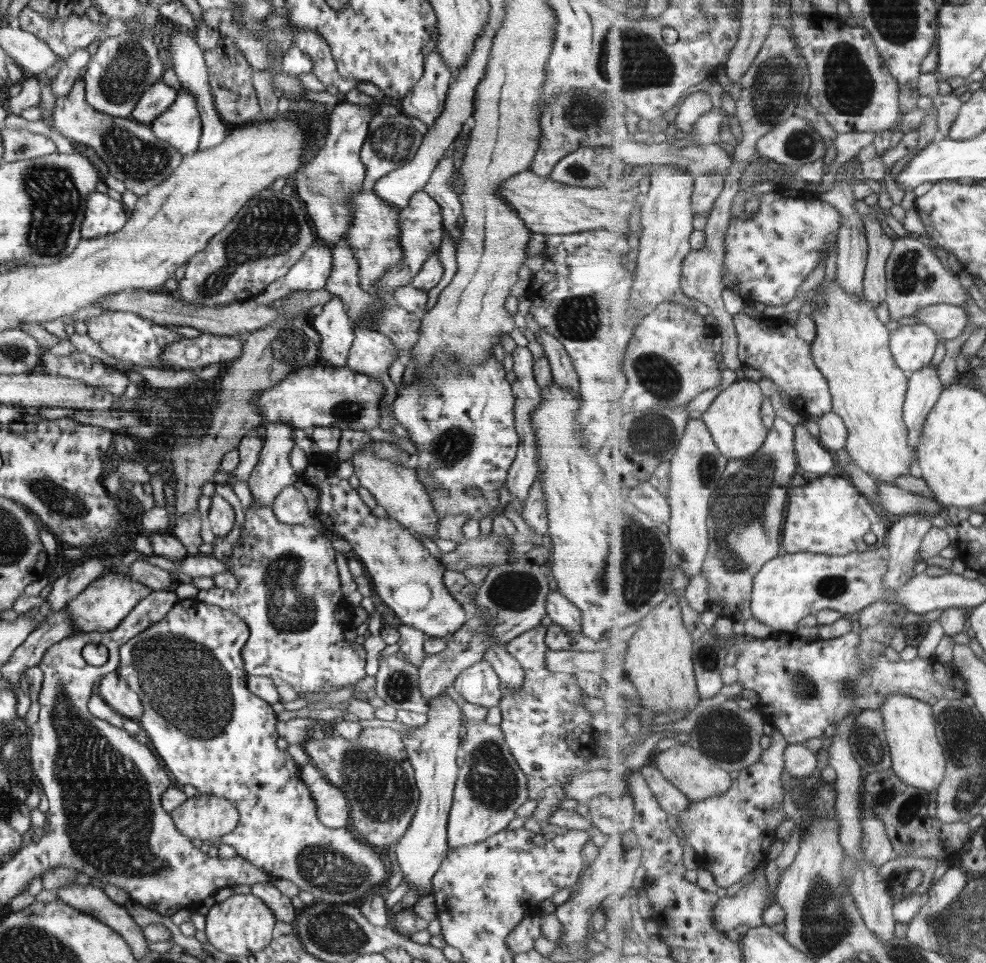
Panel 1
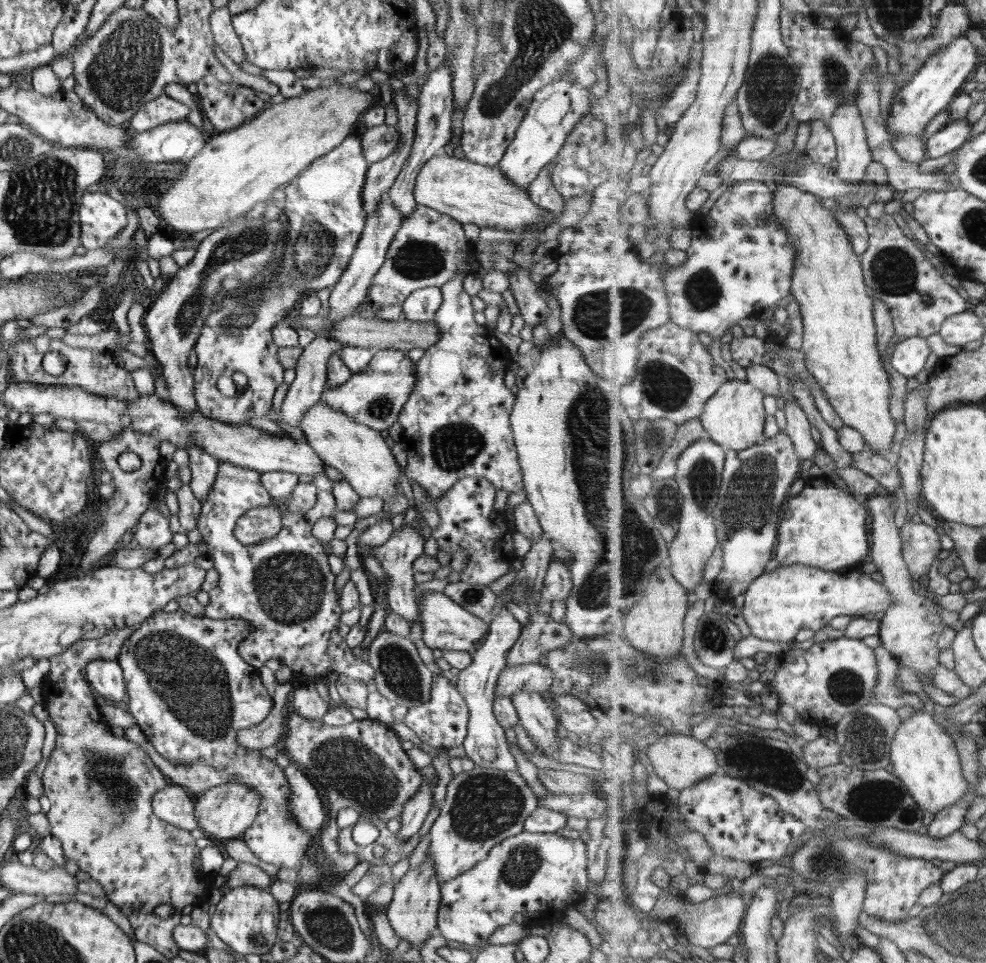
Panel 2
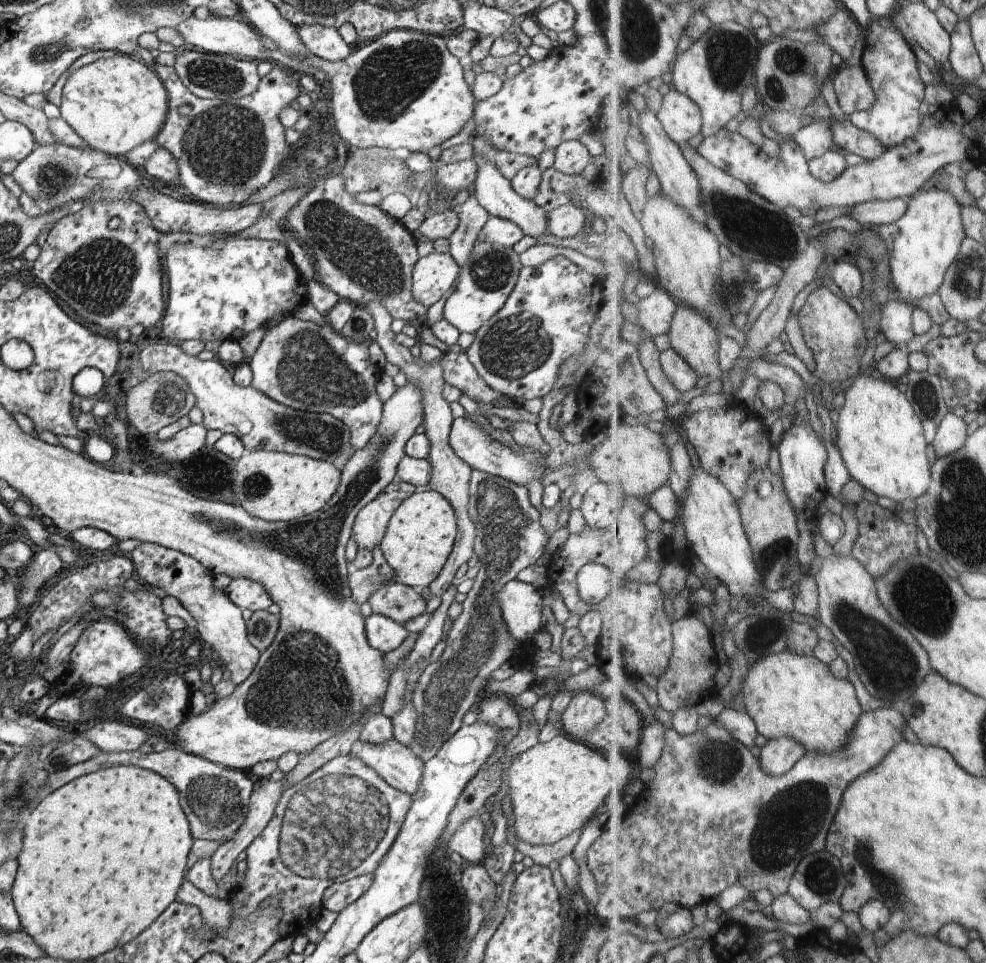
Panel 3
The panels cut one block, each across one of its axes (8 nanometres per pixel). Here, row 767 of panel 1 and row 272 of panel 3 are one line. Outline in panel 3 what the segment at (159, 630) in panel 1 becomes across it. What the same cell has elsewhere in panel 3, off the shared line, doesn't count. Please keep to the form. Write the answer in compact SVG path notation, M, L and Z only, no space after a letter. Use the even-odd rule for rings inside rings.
M236 238L216 240L202 247L199 245L177 245L162 255L162 265L168 274L170 300L162 316L162 332L170 340L199 339L206 343L213 339L226 341L239 340L244 335L259 327L267 326L270 318L278 312L286 316L294 314L300 304L304 305L307 296L307 284L300 277L291 262L289 250L276 240L256 238Z

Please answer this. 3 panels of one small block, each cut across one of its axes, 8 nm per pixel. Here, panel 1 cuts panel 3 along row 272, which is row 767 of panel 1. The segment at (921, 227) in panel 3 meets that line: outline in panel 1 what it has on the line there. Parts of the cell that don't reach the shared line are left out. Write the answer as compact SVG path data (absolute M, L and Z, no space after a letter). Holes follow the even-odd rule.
M894 693L885 700L881 708L884 711L887 733L893 748L893 768L898 776L910 785L938 793L939 786L948 776L949 760L938 732L935 705L904 693Z

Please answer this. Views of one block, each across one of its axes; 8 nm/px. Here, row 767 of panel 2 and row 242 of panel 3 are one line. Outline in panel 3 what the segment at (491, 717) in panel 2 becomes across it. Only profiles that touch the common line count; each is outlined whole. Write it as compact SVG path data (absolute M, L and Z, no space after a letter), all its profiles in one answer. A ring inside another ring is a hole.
M491 217L484 224L477 240L500 249L514 247L524 236L522 230L514 222L499 217Z

